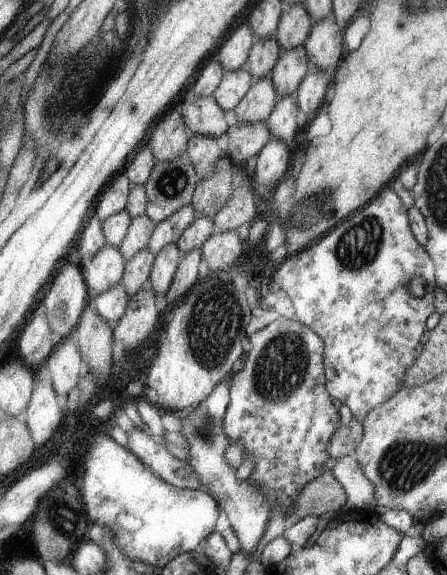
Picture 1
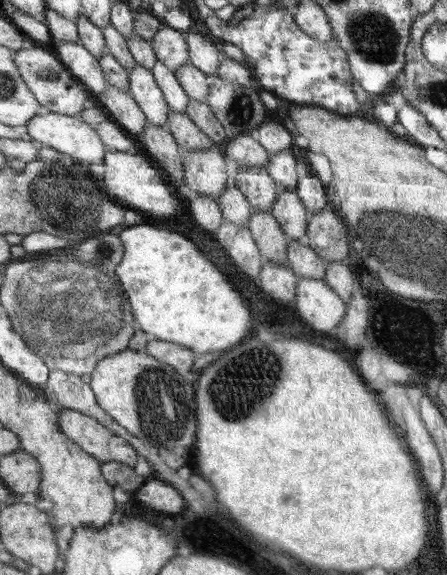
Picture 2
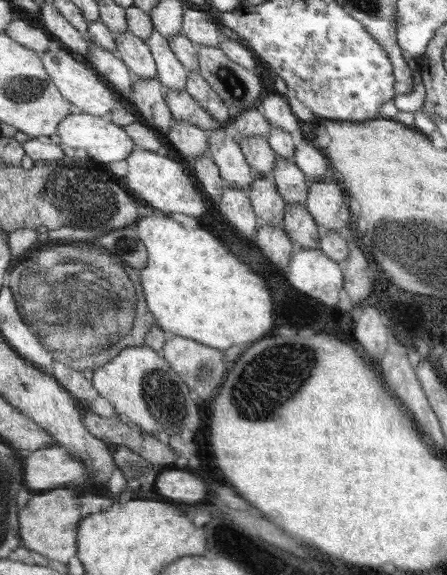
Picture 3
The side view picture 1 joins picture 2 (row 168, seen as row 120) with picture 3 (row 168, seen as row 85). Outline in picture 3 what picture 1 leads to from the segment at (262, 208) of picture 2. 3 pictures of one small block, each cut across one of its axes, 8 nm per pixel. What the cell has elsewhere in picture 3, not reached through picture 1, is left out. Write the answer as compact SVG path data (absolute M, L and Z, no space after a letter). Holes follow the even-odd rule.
M253 136L242 137L238 141L246 161L258 175L271 176L277 164L277 153L270 147L269 140L265 136Z

